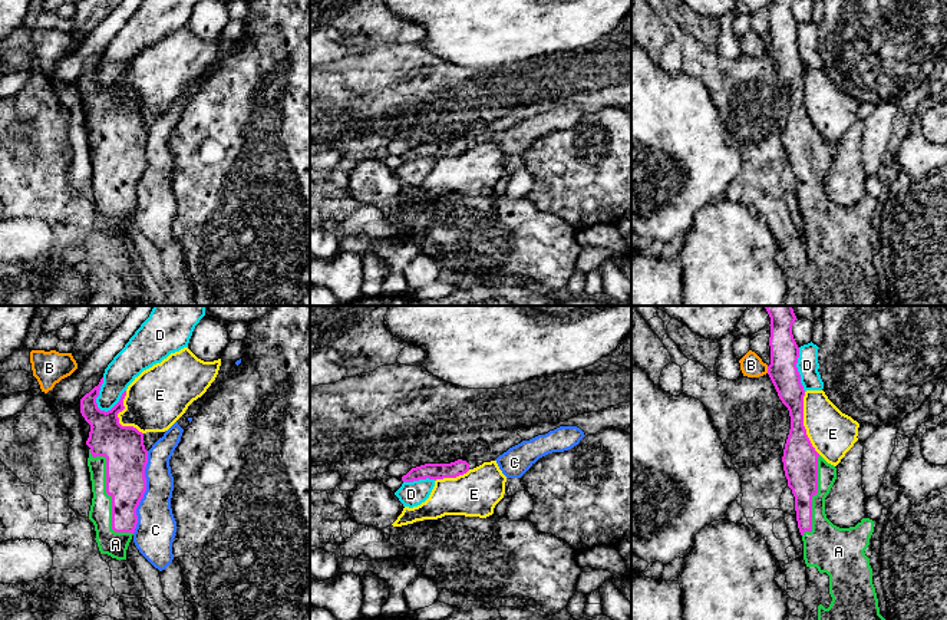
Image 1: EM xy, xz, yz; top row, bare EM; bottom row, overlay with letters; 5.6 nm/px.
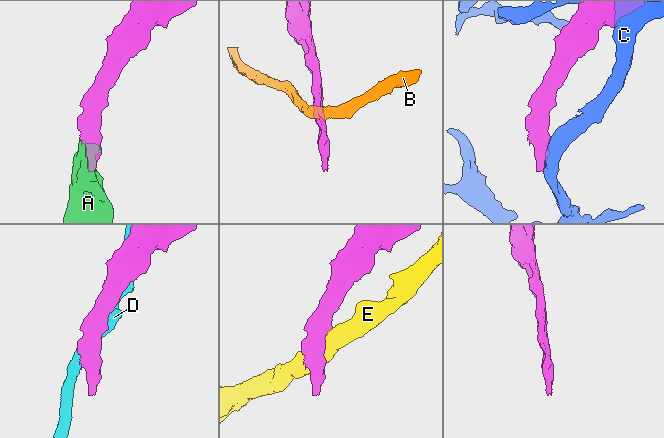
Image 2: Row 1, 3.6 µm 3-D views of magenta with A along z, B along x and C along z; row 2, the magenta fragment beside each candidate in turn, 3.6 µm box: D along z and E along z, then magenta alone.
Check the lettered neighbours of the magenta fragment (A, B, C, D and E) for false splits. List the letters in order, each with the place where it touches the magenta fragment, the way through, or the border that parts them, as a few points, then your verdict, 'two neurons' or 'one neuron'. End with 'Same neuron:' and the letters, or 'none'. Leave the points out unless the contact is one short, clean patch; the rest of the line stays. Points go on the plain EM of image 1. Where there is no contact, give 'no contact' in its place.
A: xy (108, 172) | one neuron
B: yz (768, 48) | along yz (766, 45), (768, 50) | two neurons
C: xy (144, 171) | two neurons
D: xy (114, 85) | two neurons
E: yz (802, 102) | two neurons
Same neuron: A

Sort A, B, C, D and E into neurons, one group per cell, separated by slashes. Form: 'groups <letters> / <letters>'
groups A / B / C / D / E

